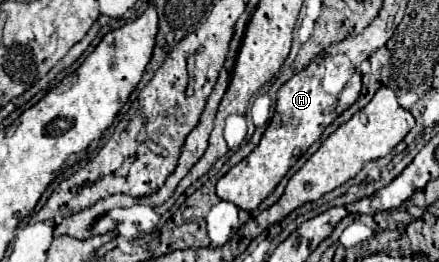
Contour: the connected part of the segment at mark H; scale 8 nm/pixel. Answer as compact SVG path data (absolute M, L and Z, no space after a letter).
M322 56L312 60L302 72L294 74L286 84L280 86L276 98L274 116L260 140L248 158L230 168L216 184L216 196L220 200L236 204L240 210L254 210L258 204L276 188L282 176L294 166L294 162L322 136L324 128L344 110L344 104L338 98L330 96L322 86L324 62Z

